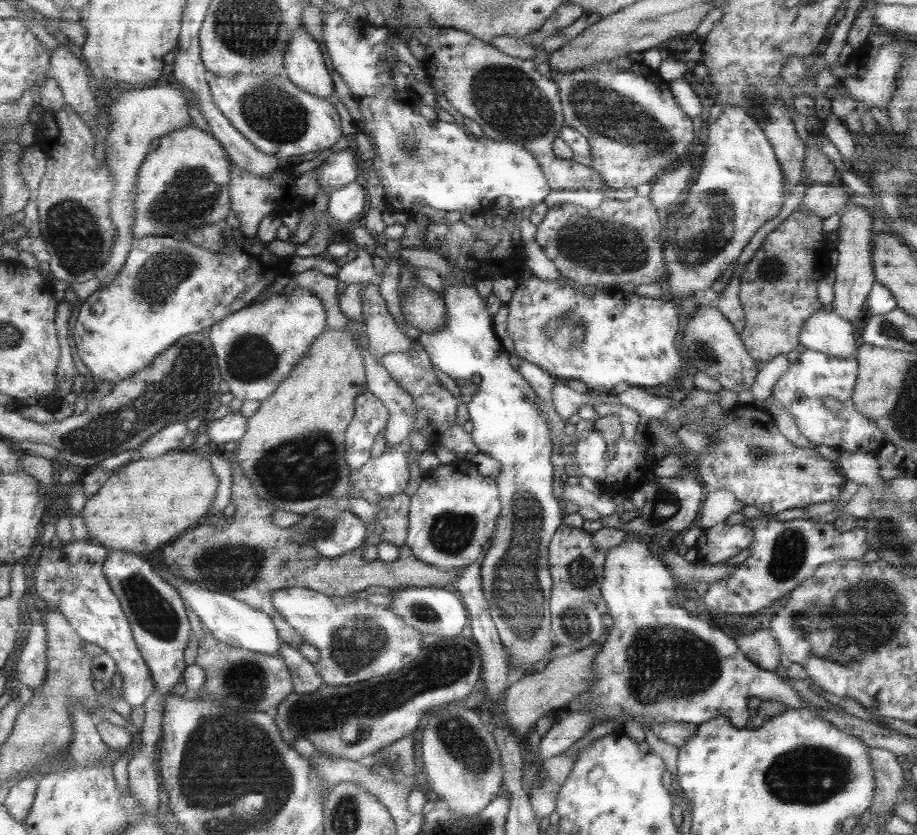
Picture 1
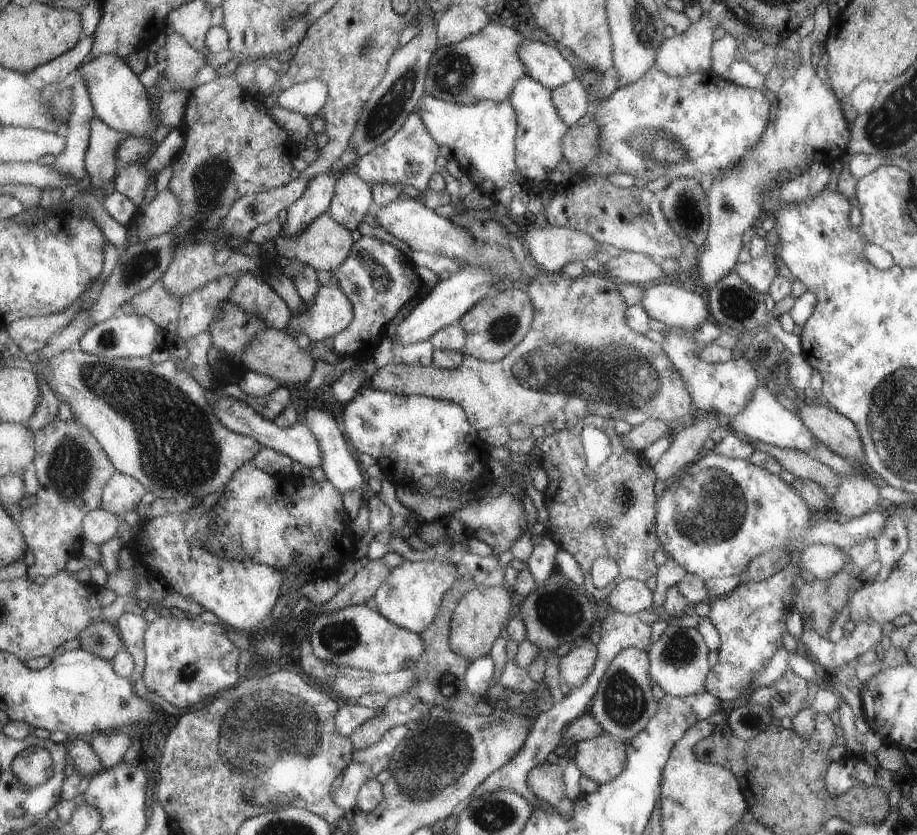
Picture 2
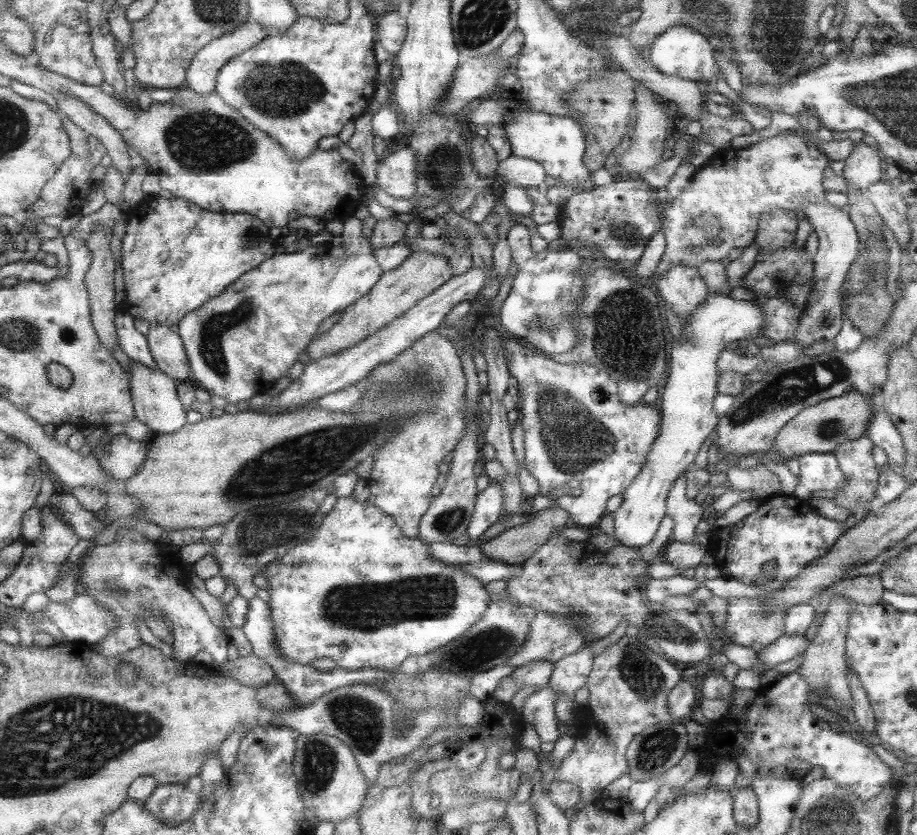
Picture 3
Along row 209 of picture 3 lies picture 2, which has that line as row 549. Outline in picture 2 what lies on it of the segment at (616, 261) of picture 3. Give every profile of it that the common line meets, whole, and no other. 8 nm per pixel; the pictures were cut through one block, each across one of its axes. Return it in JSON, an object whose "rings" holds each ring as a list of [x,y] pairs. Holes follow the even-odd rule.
{"rings":[[[590,415],[581,420],[575,427],[554,431],[550,436],[543,438],[535,447],[535,453],[540,460],[539,464],[549,479],[547,488],[543,492],[544,505],[549,515],[547,536],[558,547],[558,551],[566,551],[578,563],[583,574],[582,584],[578,588],[585,596],[591,598],[597,607],[602,606],[611,590],[624,579],[636,579],[644,582],[650,576],[654,576],[657,564],[652,556],[656,550],[660,549],[660,542],[656,538],[656,529],[653,523],[656,506],[653,487],[656,479],[652,474],[652,468],[647,466],[639,453],[628,452],[618,444],[619,437],[613,433],[613,426],[612,419]],[[585,432],[597,433],[602,442],[602,452],[593,481],[585,481],[582,476],[582,470],[586,465],[586,452],[582,448],[581,435]],[[598,557],[612,559],[618,569],[617,576],[601,589],[595,588],[590,578],[591,566]]]}

